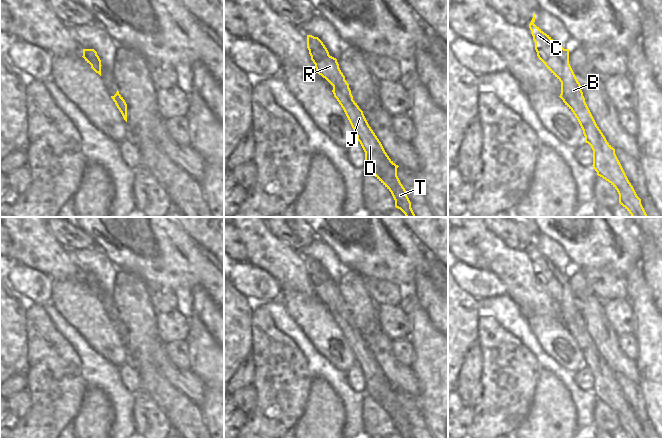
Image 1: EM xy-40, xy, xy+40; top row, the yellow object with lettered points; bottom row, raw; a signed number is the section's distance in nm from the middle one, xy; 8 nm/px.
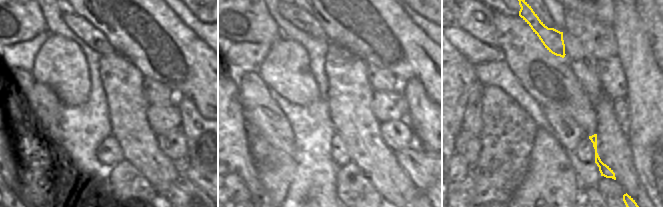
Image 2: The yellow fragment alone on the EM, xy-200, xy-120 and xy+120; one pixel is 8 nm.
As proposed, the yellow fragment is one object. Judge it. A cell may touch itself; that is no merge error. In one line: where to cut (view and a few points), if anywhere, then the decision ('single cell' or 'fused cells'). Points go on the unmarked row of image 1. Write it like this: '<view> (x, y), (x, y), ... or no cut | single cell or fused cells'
no cut | single cell

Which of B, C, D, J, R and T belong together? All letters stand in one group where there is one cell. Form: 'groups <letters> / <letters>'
groups B C D J R T

